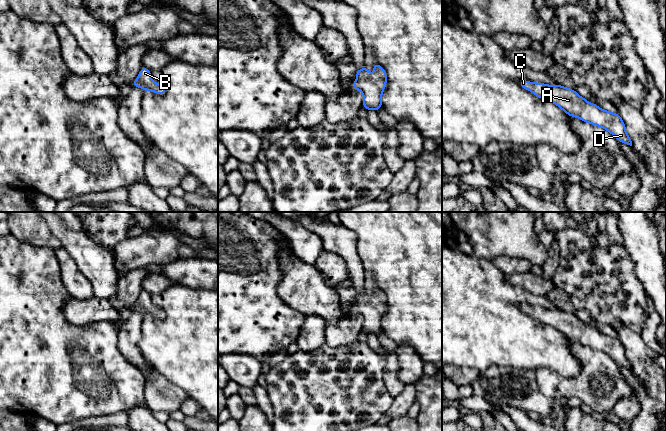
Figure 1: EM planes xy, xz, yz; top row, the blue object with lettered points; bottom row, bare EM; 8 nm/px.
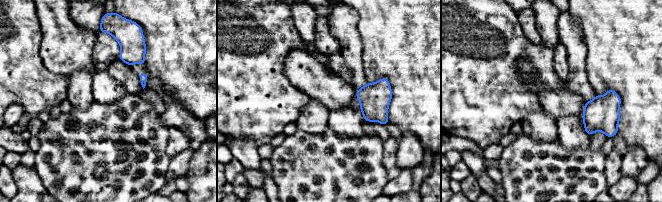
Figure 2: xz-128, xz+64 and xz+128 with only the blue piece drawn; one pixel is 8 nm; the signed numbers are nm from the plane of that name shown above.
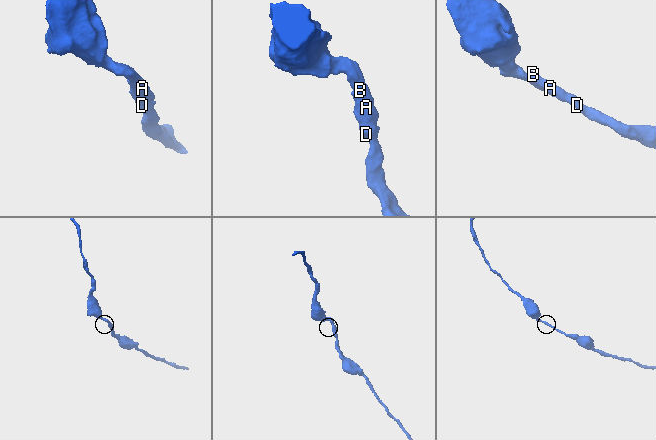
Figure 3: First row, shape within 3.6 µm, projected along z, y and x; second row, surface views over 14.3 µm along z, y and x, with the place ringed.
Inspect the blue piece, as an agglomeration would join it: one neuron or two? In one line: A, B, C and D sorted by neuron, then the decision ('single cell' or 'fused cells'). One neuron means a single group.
groups A B C D; single cell

